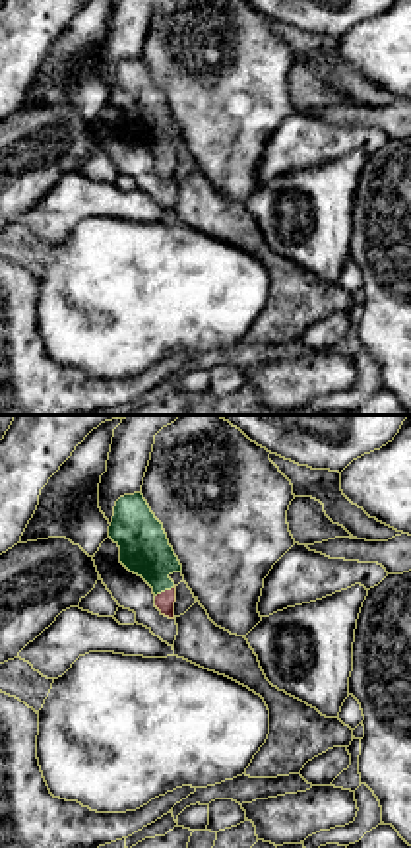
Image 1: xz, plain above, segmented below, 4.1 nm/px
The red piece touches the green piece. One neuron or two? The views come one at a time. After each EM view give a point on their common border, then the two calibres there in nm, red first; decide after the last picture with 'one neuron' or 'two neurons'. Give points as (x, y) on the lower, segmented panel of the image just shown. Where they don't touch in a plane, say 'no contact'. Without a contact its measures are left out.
contact (165, 590); calibres 80 and 200 nm

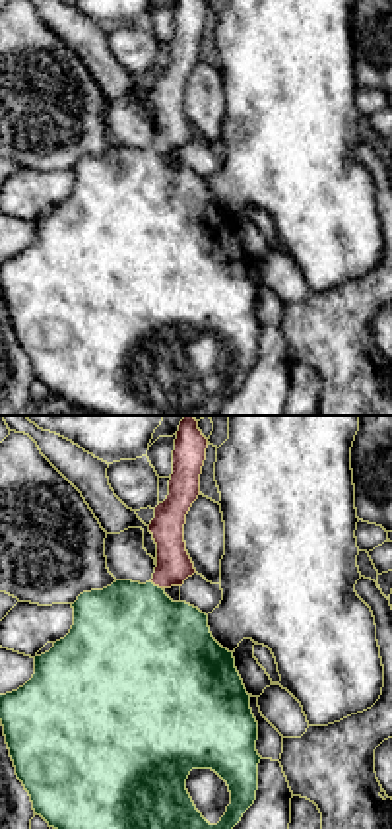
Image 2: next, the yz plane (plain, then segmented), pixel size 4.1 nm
contact (158, 585); calibres 140 and 460 nm

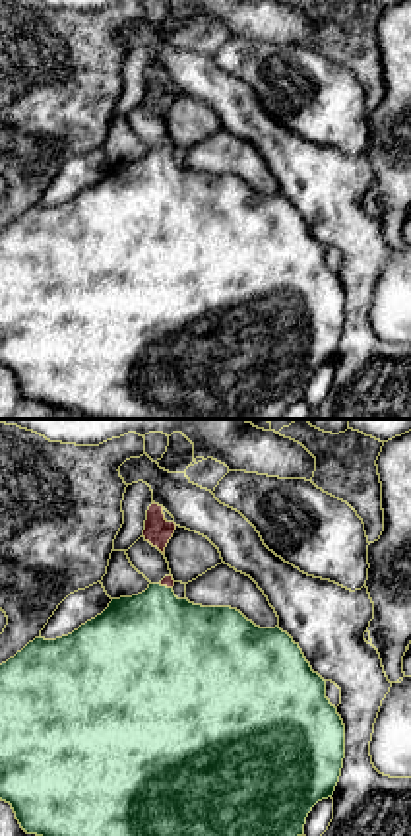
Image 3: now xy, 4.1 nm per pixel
contact (165, 584); calibres 50 and 420 nm

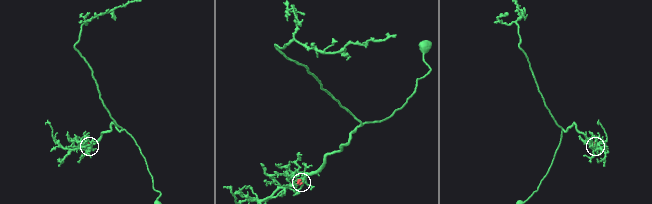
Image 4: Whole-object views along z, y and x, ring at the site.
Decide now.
one neuron

